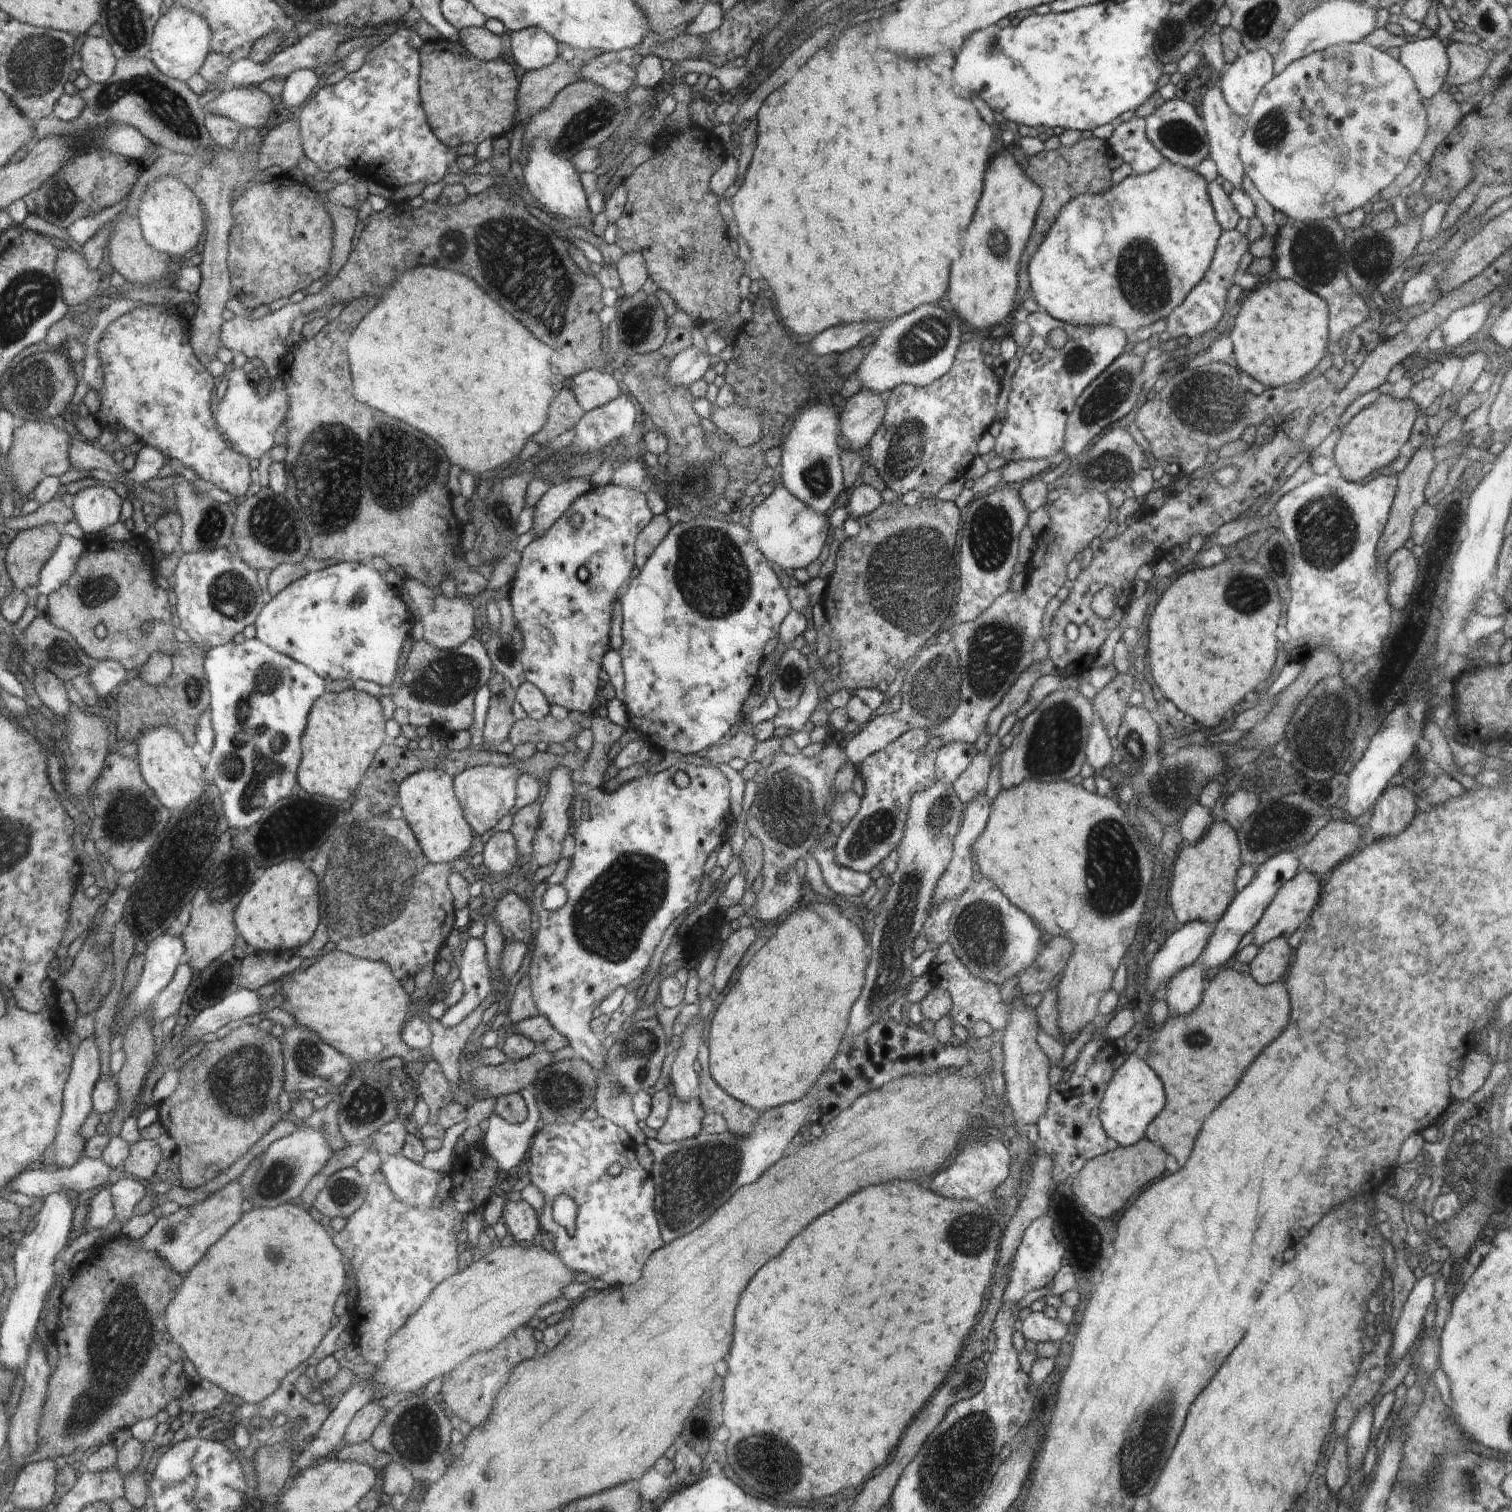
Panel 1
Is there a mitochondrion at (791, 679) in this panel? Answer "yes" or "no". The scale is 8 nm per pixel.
yes

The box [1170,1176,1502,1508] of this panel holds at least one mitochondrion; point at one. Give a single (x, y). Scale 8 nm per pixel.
(1464, 1479)

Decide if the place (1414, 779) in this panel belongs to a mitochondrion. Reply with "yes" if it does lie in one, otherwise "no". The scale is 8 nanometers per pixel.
no

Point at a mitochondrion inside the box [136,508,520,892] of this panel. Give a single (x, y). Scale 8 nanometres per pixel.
(267, 760)

